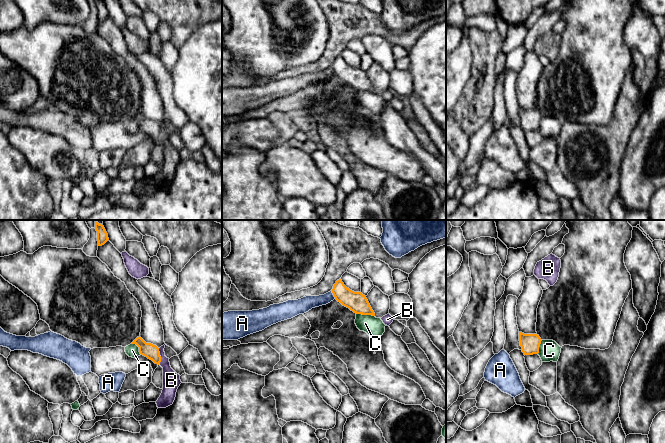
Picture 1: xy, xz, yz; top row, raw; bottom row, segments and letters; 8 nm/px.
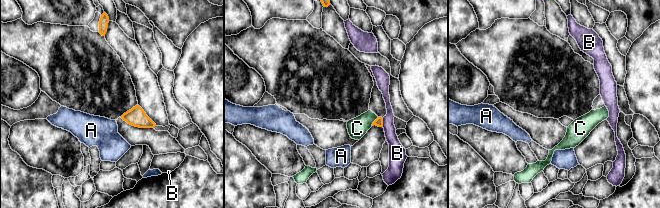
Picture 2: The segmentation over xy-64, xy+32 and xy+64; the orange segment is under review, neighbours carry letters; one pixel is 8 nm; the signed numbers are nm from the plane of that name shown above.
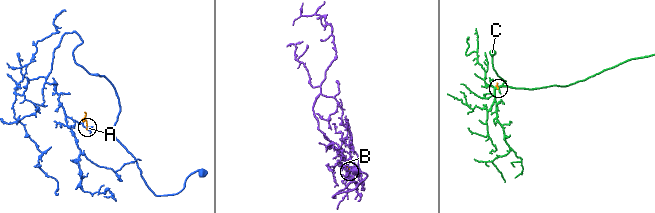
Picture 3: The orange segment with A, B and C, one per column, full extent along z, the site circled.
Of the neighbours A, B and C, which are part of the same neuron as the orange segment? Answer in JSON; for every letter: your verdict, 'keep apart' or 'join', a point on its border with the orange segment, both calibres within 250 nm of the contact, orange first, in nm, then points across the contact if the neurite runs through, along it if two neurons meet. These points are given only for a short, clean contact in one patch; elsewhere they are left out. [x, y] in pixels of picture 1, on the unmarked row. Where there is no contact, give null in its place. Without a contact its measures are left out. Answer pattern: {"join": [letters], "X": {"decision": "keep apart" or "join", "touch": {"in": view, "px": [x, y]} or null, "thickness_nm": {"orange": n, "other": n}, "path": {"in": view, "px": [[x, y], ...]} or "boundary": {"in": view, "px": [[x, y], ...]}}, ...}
{"join": [], "A": {"decision": "keep apart", "touch": {"in": "xz", "px": [333, 70]}, "thickness_nm": {"orange": 160, "other": 120}, "boundary": {"in": "xz", "px": [[331, 67], [335, 74]]}}, "B": {"decision": "keep apart", "touch": {"in": "xy", "px": [160, 132]}, "thickness_nm": {"orange": 120, "other": 140}}, "C": {"decision": "keep apart", "touch": {"in": "xz", "px": [365, 90]}, "thickness_nm": {"orange": 160, "other": 160}, "boundary": {"in": "xz", "px": [[356, 89], [374, 92]]}}}

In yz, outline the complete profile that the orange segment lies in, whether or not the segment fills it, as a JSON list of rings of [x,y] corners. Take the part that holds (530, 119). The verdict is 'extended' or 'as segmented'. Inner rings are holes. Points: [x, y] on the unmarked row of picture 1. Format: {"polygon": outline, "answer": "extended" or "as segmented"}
{"polygon": [[[519,108],[520,122],[524,131],[533,131],[539,129],[541,114],[537,110],[524,110]]], "answer": "as segmented"}

